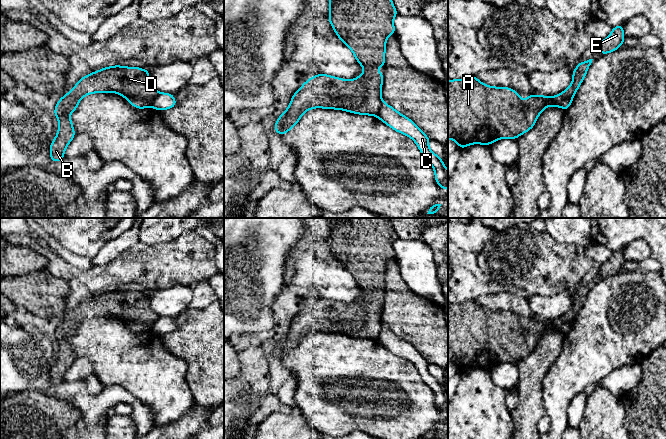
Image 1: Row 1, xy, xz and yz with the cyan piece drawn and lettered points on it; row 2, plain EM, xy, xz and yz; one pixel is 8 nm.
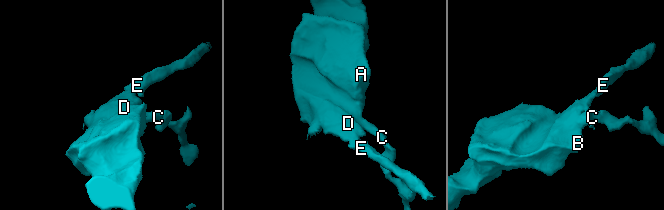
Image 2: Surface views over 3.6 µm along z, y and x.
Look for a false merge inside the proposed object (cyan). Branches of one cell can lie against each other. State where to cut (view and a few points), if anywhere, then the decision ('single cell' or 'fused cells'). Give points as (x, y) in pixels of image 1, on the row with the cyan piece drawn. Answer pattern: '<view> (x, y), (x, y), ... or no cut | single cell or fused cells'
yz (572, 96), (565, 97), (560, 106) | fused cells

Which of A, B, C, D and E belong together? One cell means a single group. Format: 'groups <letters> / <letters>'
groups A B D E / C

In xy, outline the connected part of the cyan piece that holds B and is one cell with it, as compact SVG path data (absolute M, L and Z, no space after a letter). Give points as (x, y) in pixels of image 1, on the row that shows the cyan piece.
M115 65L81 78L69 93L59 99L54 108L59 128L49 149L51 161L64 159L64 151L76 135L69 115L76 111L84 96L90 93L113 92L126 98L137 109L152 106L159 92L150 83L149 71L139 67Z

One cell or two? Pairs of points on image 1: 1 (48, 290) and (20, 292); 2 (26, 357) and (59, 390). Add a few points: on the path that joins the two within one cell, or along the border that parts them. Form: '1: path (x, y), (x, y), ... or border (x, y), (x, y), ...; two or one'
1: path (41, 291), (27, 291); one
2: path (28, 367), (49, 388); one

